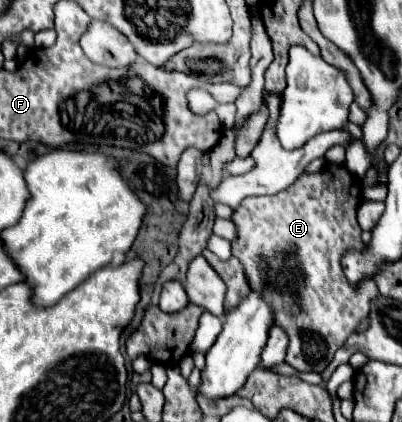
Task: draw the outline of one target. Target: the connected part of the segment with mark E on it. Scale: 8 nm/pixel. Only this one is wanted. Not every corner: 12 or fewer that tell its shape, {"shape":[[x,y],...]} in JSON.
{"shape":[[325,162],[233,212],[285,362],[321,372],[369,314],[339,256],[361,182]]}

